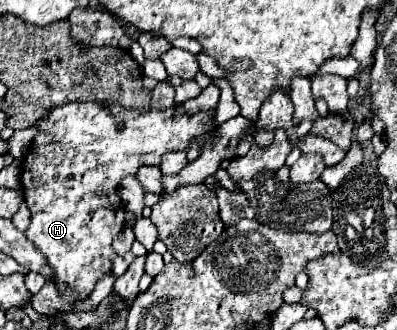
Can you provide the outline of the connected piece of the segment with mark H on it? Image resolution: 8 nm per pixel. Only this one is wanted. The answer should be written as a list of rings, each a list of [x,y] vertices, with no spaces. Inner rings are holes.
[[[74,102],[52,108],[50,114],[38,120],[40,132],[34,136],[24,162],[22,162],[22,190],[30,210],[30,226],[26,238],[46,256],[48,266],[54,270],[54,284],[70,304],[82,302],[90,296],[96,282],[112,274],[116,252],[112,250],[114,236],[124,228],[124,208],[116,194],[122,178],[134,174],[140,166],[158,166],[162,154],[184,150],[192,138],[210,138],[212,112],[194,116],[174,116],[174,110],[148,110],[146,114],[134,110],[110,108],[98,102]]]

